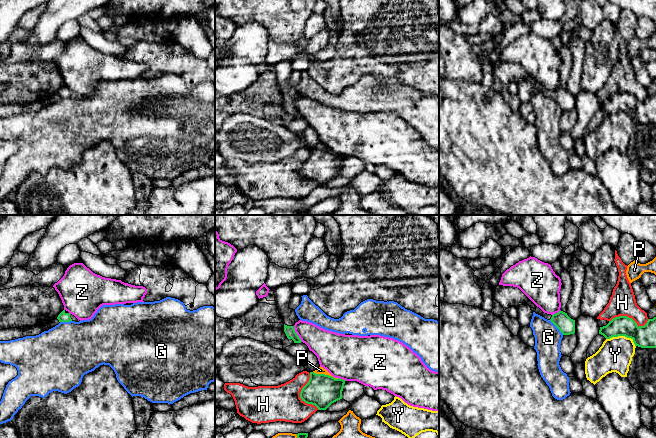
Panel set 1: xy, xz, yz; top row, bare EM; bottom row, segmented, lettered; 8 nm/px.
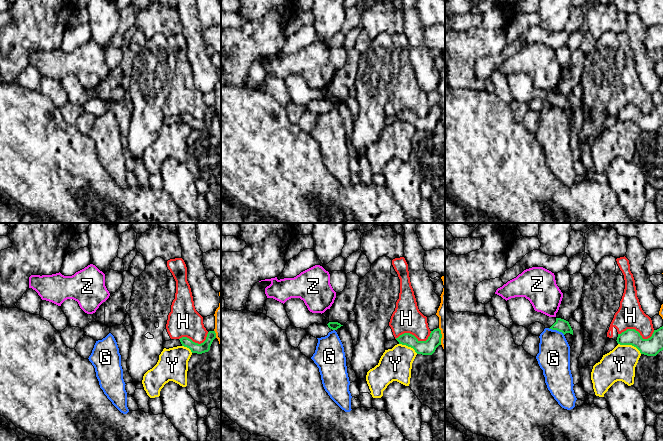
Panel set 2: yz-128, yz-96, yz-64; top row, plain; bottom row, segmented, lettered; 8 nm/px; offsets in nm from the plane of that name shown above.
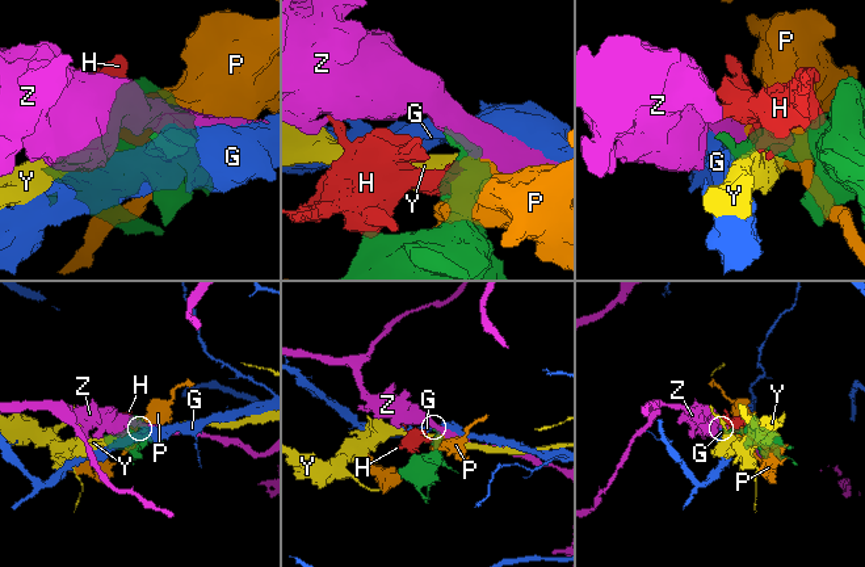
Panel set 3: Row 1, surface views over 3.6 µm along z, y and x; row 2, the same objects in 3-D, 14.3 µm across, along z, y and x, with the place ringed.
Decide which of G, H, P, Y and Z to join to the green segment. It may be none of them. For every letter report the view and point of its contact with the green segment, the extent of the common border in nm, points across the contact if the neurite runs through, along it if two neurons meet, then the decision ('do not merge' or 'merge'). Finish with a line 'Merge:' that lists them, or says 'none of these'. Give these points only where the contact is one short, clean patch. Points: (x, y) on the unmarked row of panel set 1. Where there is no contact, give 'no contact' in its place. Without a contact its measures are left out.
G: yz (556, 102) | 170 nm | do not merge
H: xz (300, 170) | 300 nm | do not merge
P: xz (326, 151) | 220 nm | do not merge
Y: yz (622, 111) | 240 nm | do not merge
Z: xz (296, 110) | 150 nm | do not merge
Merge: none of these

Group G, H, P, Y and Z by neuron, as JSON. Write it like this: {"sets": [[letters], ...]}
{"sets": [["G"], ["H"], ["P"], ["Y"], ["Z"]]}

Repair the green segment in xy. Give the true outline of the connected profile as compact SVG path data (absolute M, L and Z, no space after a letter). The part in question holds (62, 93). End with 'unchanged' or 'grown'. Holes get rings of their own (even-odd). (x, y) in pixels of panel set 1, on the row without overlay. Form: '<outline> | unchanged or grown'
M63 86L57 93L57 95L59 96L59 98L70 98L70 97L75 97L75 98L79 98L80 96L78 96L74 91L70 90L68 87Z | grown

